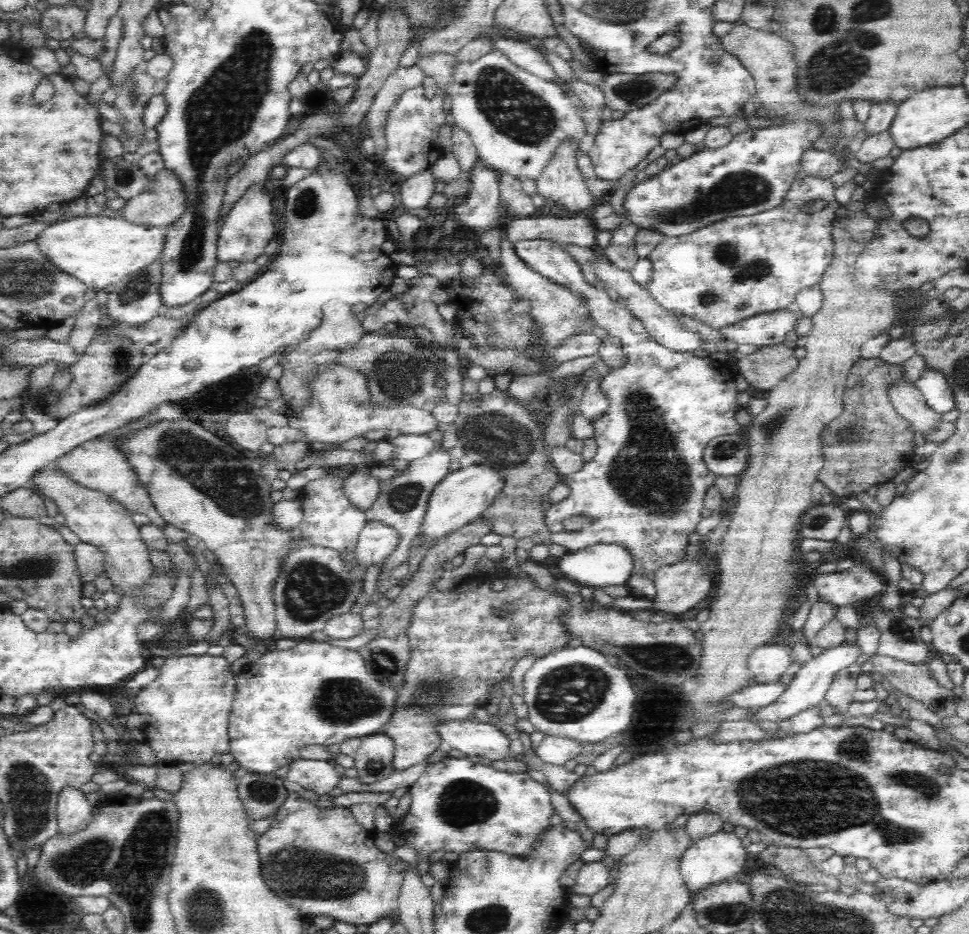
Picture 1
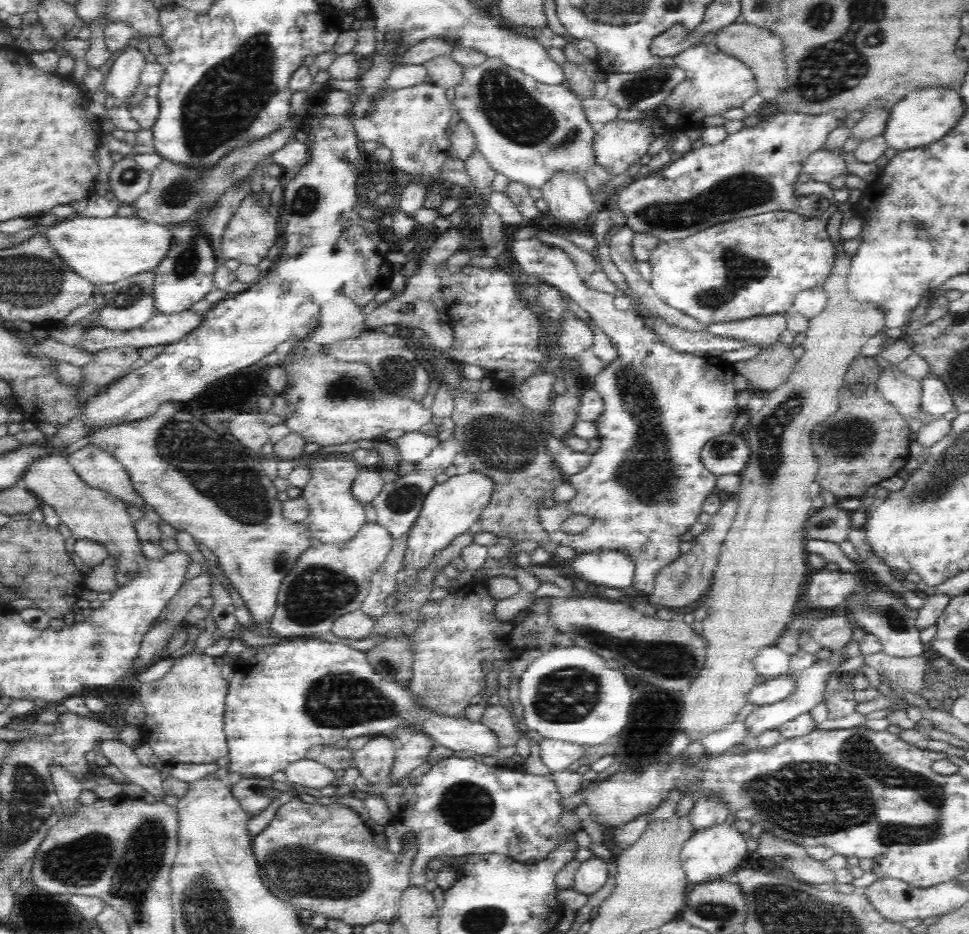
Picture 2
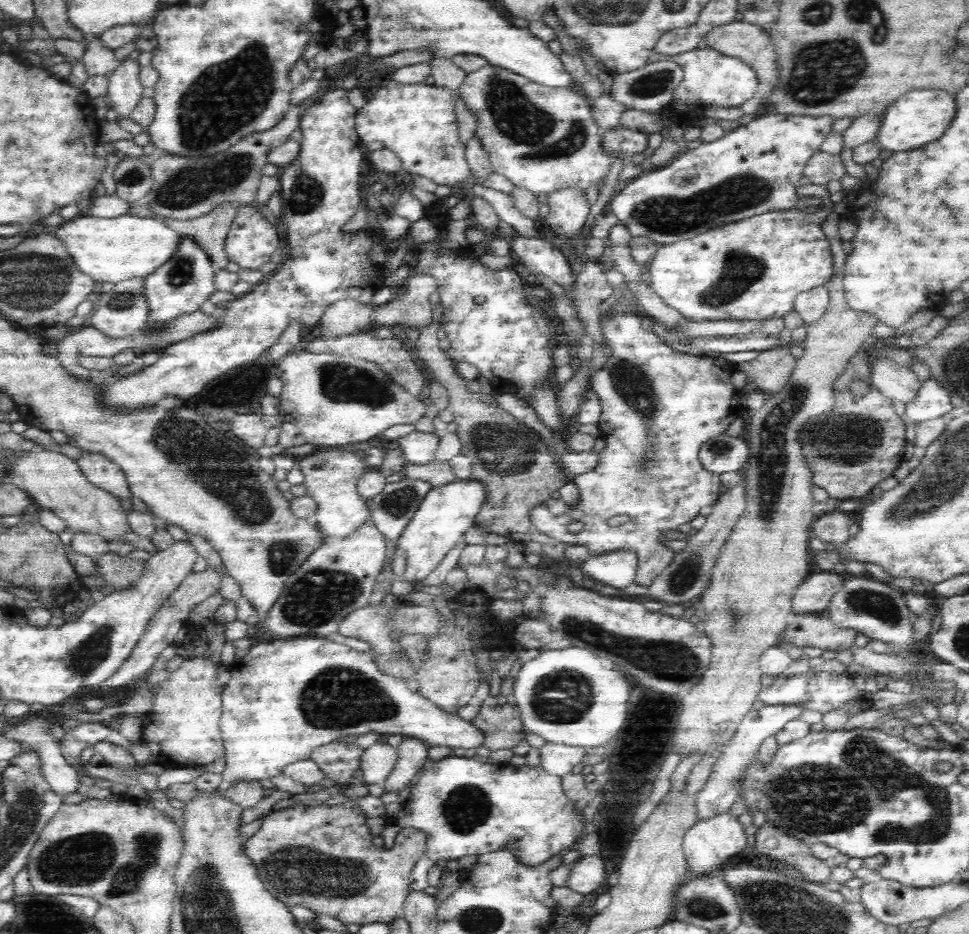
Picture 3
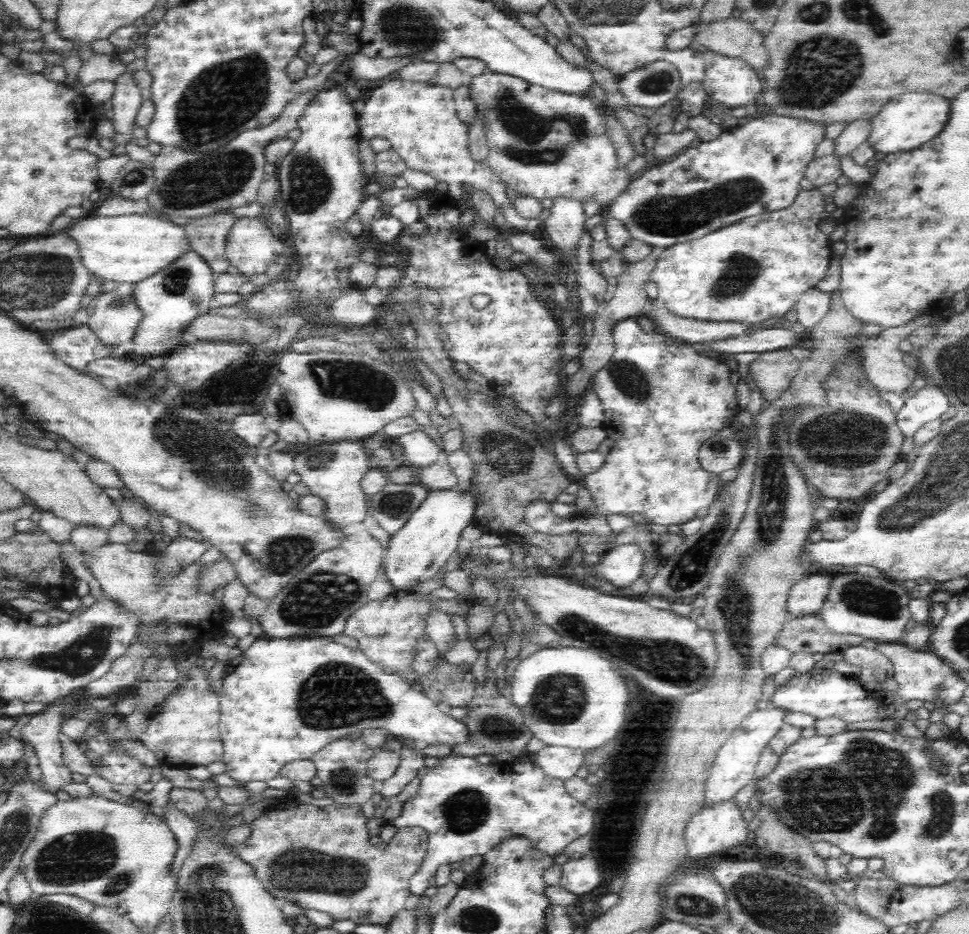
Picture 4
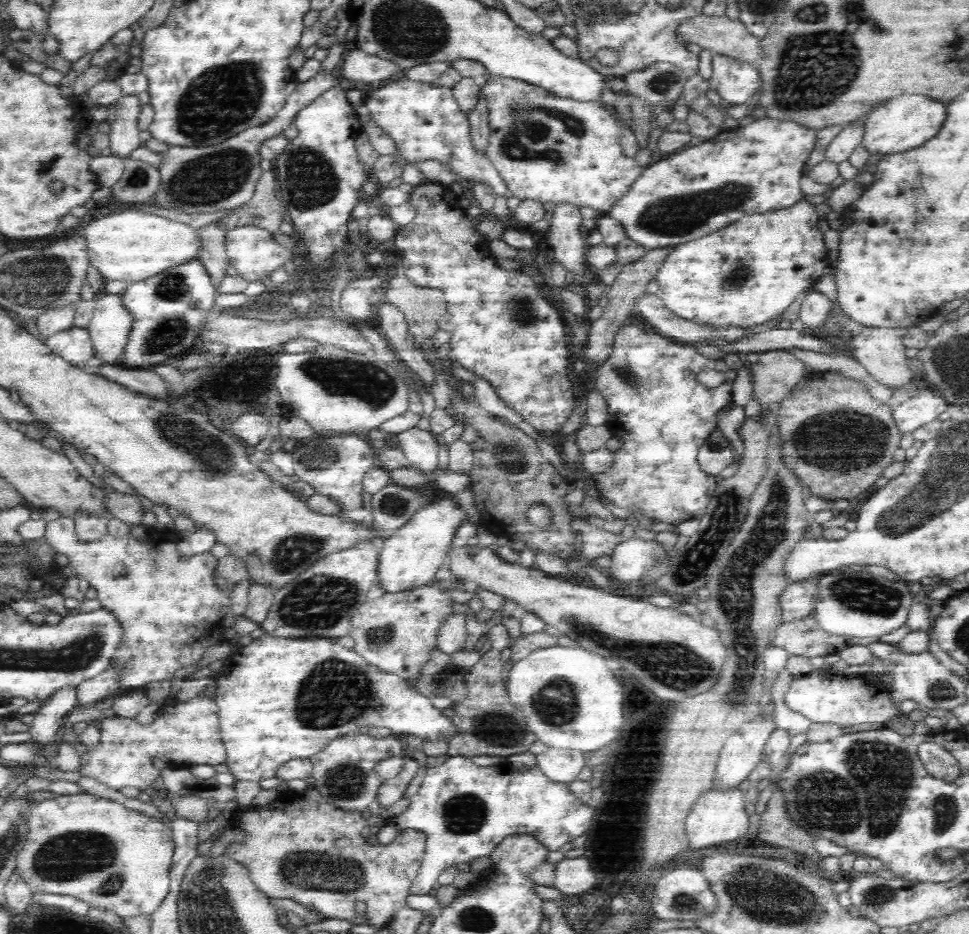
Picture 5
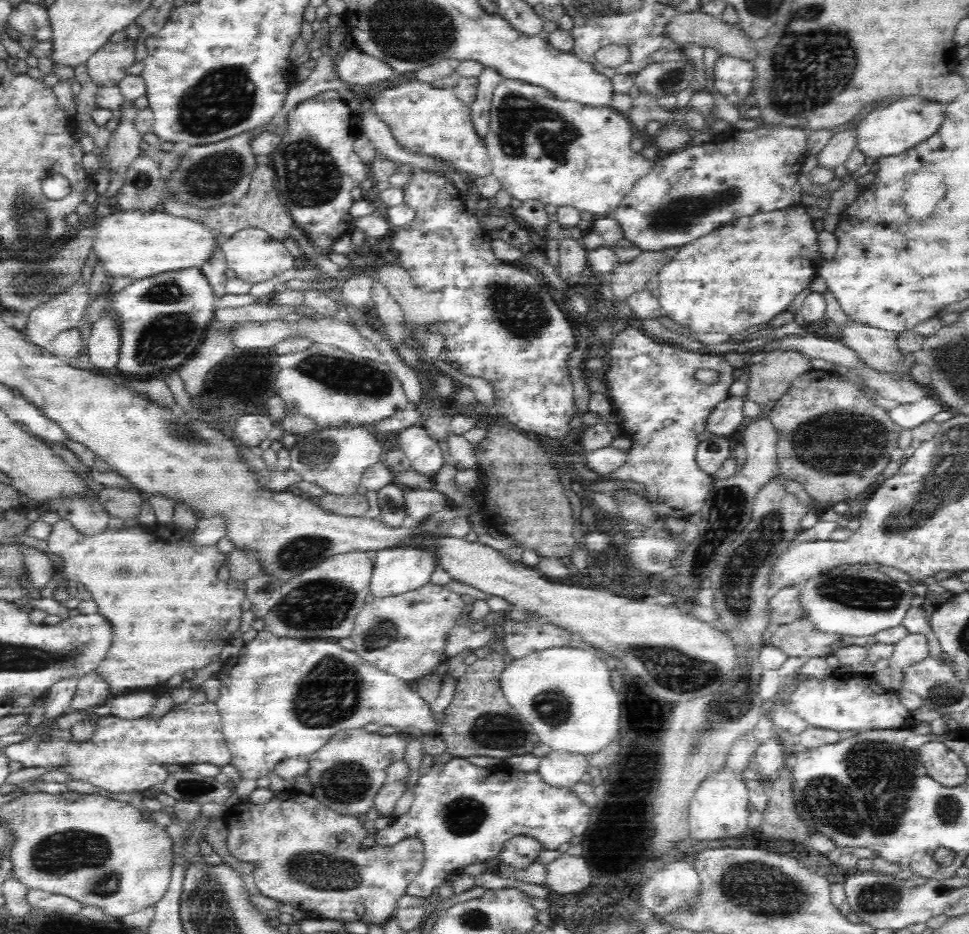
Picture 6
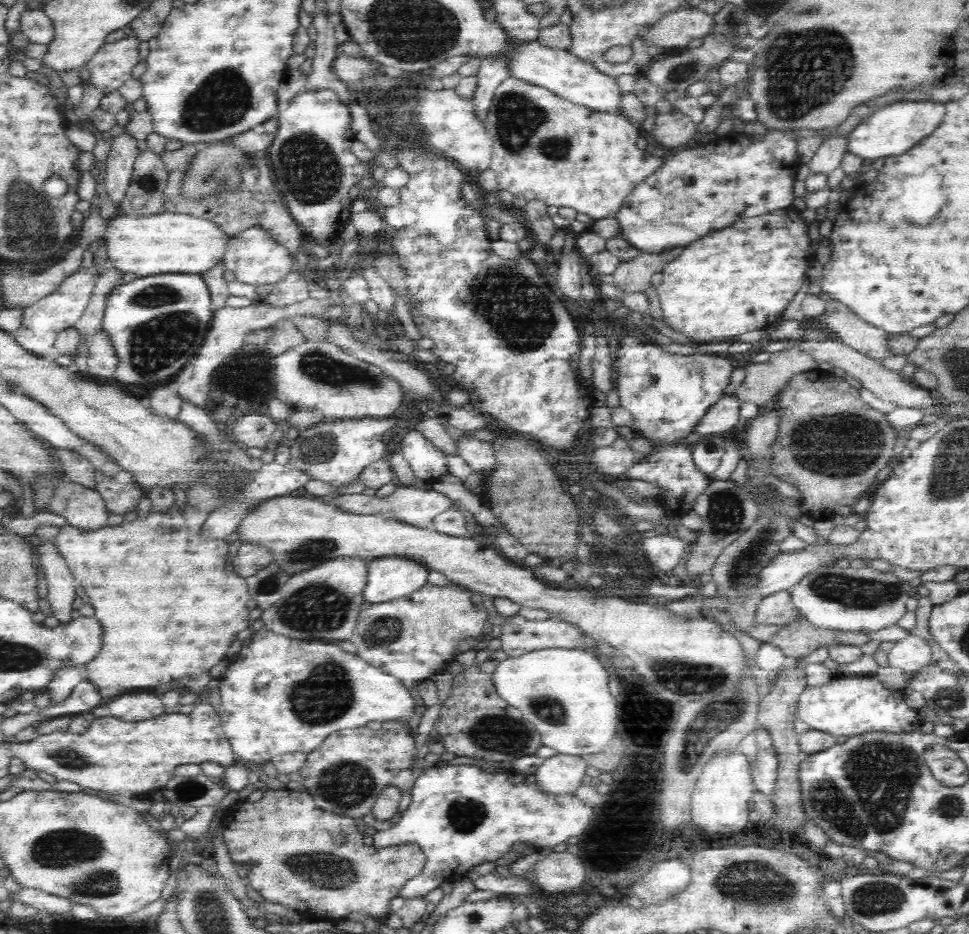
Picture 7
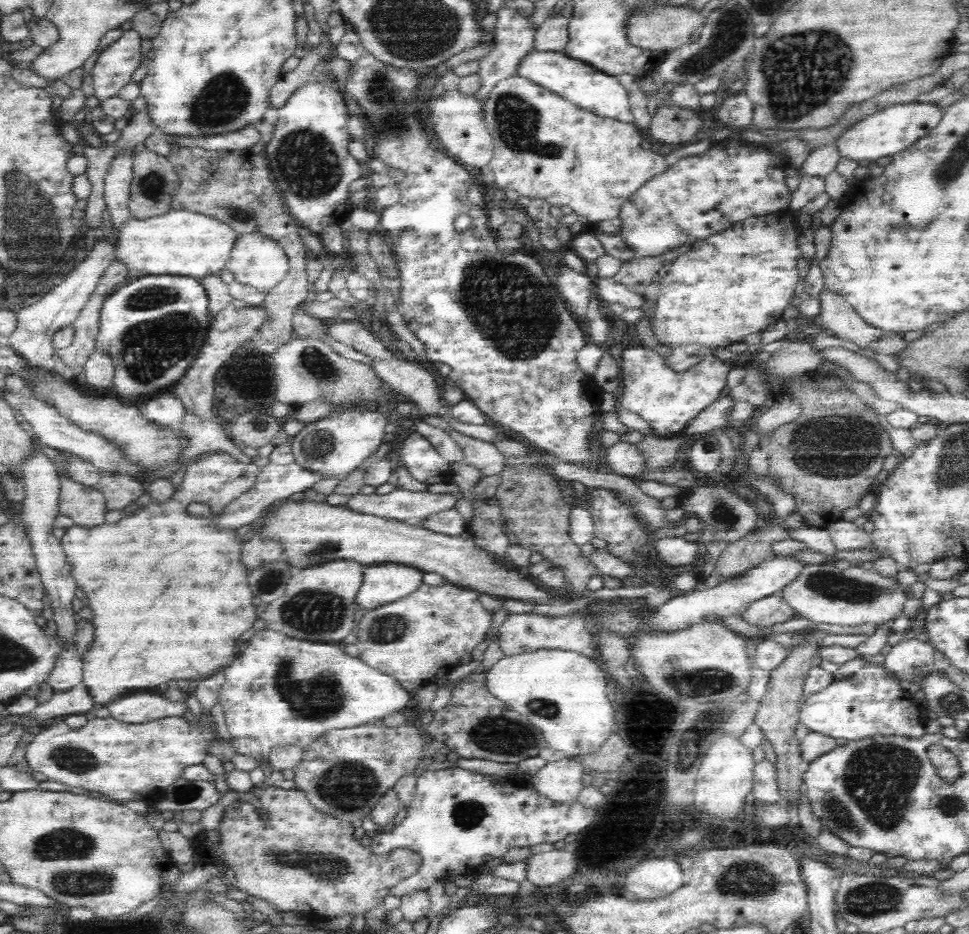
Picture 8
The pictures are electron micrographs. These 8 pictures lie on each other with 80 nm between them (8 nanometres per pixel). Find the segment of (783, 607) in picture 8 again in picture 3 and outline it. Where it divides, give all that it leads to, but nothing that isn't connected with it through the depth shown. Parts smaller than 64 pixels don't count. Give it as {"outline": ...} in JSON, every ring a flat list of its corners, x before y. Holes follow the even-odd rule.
{"outline":[[820,571,810,575,799,584,791,600,794,613,799,615,820,614,829,607,833,596,846,582,847,574,837,574,834,571]]}

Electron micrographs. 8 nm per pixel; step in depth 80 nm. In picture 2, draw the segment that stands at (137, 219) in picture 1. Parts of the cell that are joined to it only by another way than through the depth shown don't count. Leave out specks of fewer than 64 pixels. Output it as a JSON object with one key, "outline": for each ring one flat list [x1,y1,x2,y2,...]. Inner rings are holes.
{"outline":[[290,118,288,124,284,125,280,130,266,136,262,140,257,140,254,144,247,147,237,148,233,150,223,160,217,162,212,168,205,171,196,171,196,169,187,169,178,164,174,164,168,160,161,160,161,163,151,173,151,181,148,190,144,194,138,196,130,206,134,207,135,216,139,220,153,221,154,224,164,225,166,227,172,224,182,223,190,216,200,210,202,206,208,206,212,202,216,202,222,192,226,192,232,184,246,180,250,176,250,172,254,170,254,166,264,158,270,156,280,150,288,143,298,125,293,124,295,119]]}

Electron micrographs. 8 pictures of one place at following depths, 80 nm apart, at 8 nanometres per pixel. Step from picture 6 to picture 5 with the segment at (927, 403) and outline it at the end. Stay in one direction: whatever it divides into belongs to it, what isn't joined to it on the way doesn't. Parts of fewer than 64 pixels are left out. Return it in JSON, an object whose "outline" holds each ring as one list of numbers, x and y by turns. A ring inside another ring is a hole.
{"outline":[[925,386,892,409,893,419,902,434,912,434,917,428,936,420,947,409,946,401,935,392]]}

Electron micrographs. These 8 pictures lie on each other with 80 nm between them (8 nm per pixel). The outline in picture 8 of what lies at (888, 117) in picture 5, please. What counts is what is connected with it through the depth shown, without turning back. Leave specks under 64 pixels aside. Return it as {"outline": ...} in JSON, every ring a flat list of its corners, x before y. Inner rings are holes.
{"outline":[[916,102,896,104,860,119,856,124,847,128,835,140,836,150,842,159,863,161,875,161,882,156,894,156,906,150,911,144,920,140,940,122,944,110,938,108,932,102]]}

